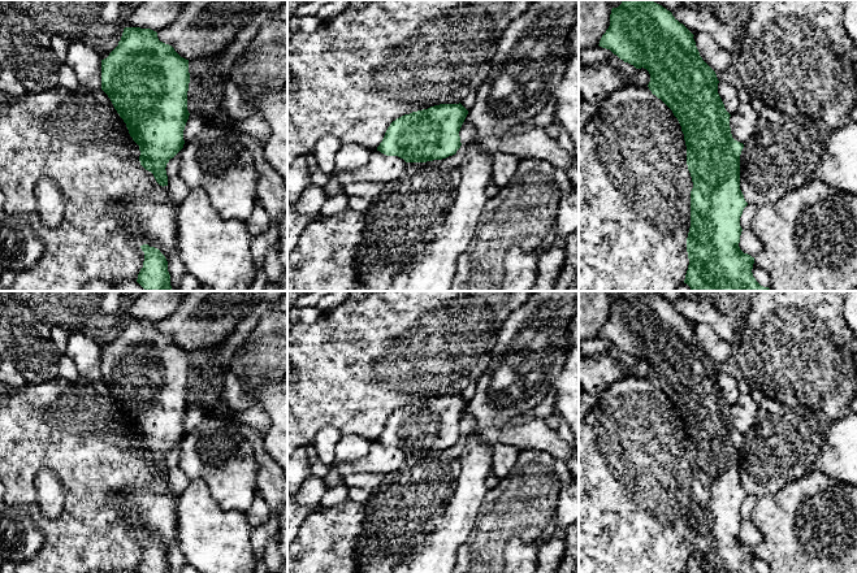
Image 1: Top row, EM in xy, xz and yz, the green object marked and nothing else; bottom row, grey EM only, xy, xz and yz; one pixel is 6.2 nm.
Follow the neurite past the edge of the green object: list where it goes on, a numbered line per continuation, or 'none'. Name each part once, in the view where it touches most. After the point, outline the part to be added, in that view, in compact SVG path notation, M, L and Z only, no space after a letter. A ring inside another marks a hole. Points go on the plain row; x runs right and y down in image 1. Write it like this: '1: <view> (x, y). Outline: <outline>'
none

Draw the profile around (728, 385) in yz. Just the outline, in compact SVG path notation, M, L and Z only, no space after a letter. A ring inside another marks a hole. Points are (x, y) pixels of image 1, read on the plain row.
M719 373L718 374L718 385L724 395L726 401L730 405L733 405L740 395L739 387L737 387L737 379L733 378L730 374Z

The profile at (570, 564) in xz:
M579 521L566 530L566 551L555 573L579 573Z

